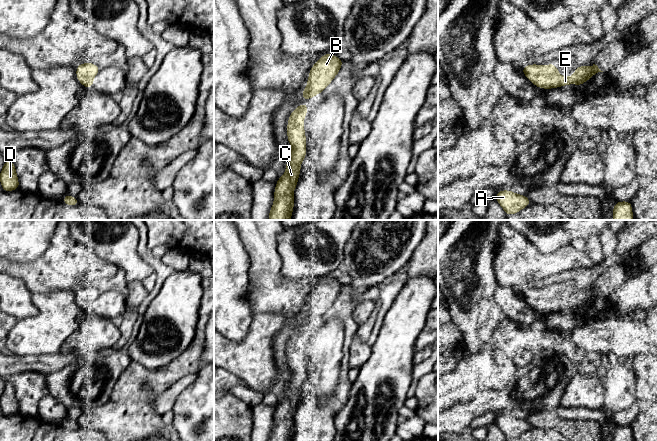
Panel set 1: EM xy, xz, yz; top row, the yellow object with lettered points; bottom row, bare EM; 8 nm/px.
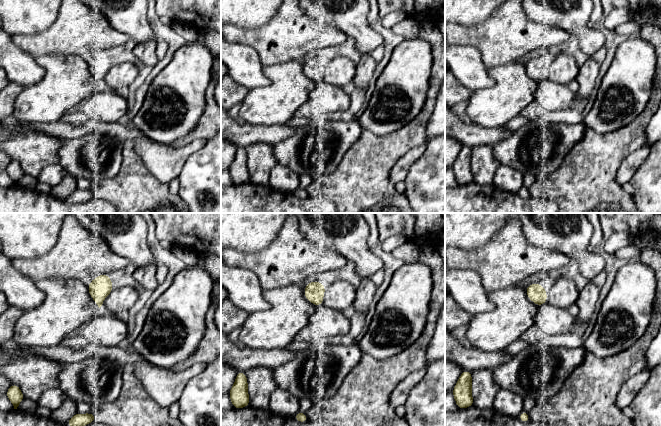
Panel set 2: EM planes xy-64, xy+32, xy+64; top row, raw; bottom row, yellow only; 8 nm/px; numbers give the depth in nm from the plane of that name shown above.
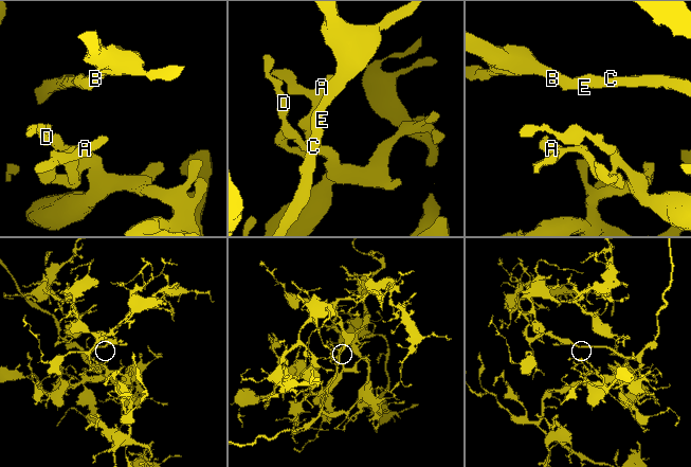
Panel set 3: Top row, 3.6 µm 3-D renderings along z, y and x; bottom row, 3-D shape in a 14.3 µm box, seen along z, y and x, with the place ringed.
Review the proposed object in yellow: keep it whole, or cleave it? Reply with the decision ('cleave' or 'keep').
keep

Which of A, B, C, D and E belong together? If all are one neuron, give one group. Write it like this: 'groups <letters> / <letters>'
groups A B C D E

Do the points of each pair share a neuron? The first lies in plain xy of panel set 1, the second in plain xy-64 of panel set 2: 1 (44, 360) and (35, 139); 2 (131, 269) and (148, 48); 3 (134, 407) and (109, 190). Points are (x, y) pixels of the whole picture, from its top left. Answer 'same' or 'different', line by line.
1: different
2: different
3: same

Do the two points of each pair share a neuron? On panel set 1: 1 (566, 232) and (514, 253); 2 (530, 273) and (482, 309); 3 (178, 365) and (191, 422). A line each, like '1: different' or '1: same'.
1: different
2: different
3: different

